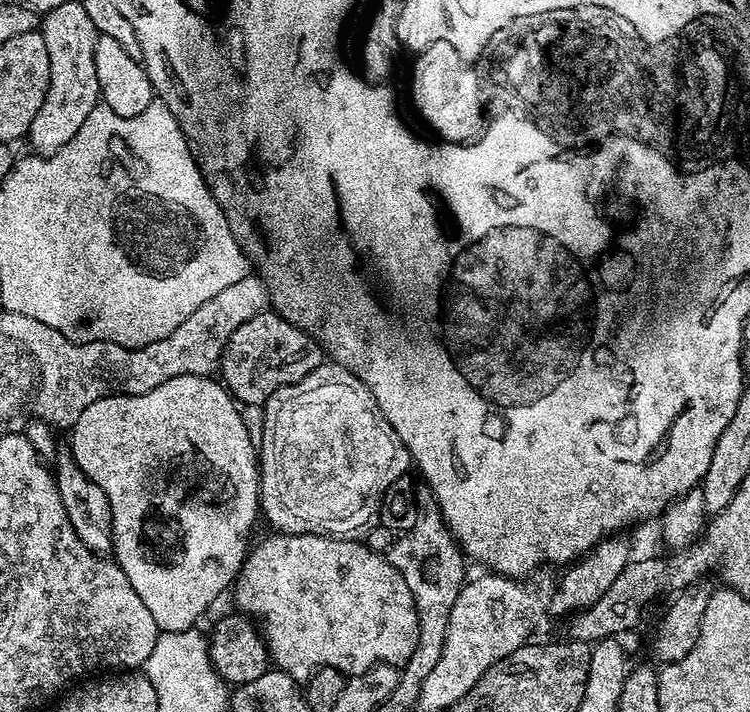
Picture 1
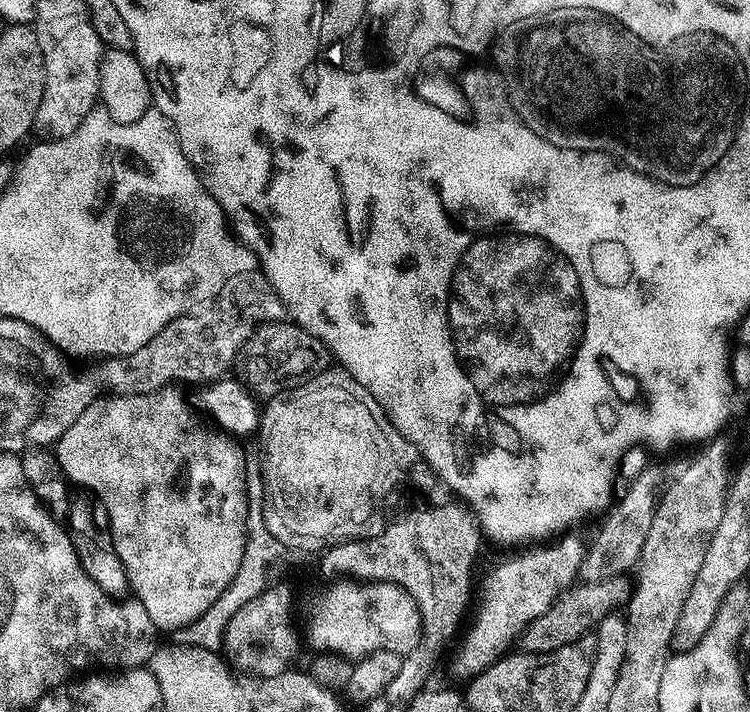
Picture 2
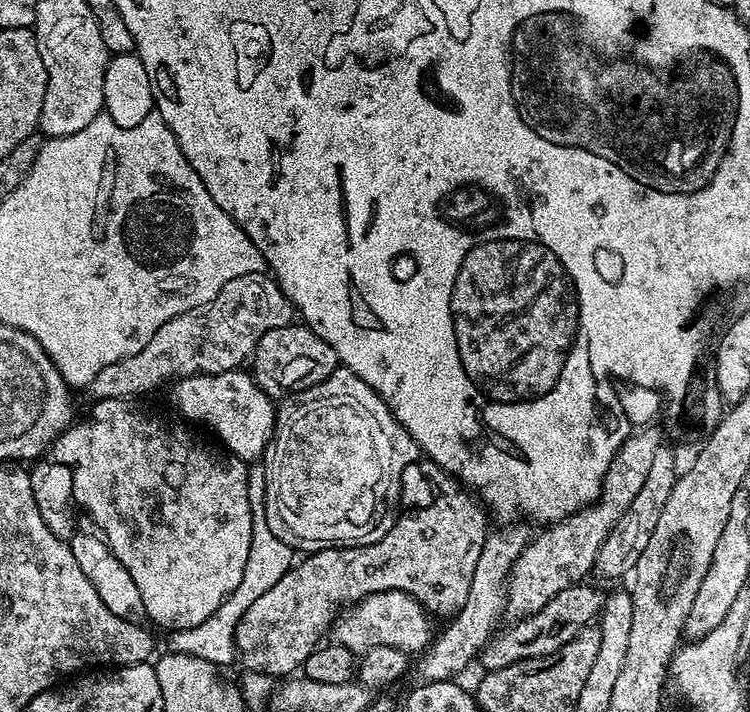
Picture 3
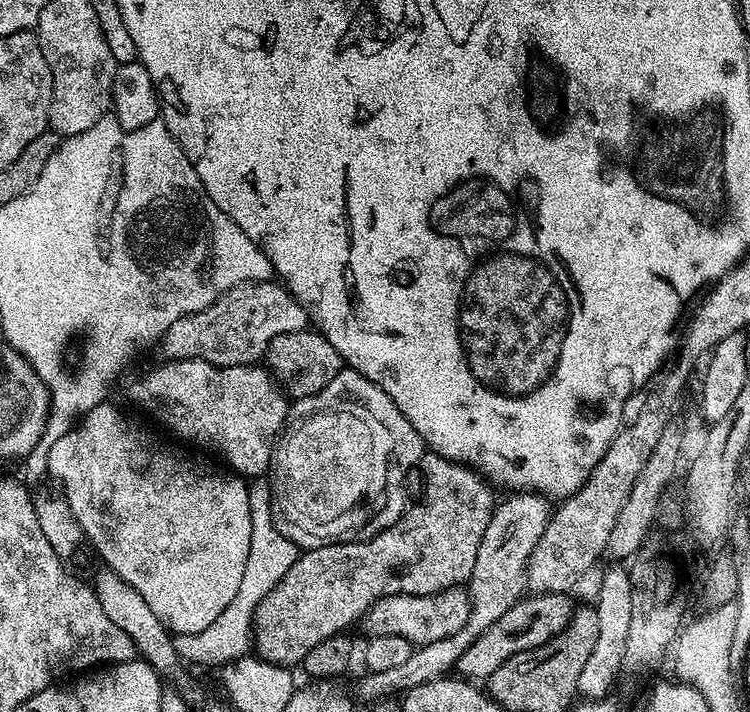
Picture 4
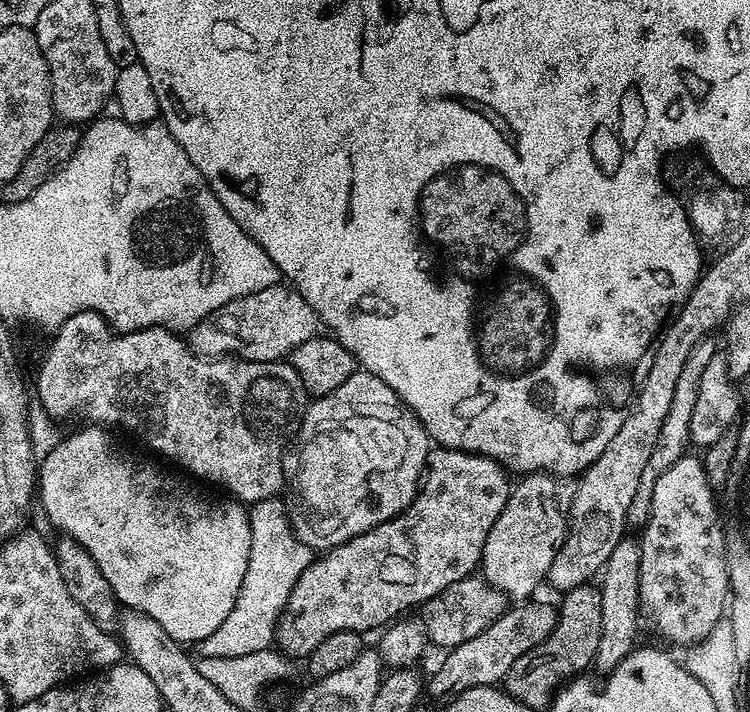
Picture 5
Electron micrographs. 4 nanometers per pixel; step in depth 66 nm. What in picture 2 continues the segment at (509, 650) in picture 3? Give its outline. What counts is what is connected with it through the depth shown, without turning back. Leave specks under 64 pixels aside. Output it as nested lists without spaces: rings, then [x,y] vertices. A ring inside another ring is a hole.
[[[629,575],[606,579],[596,584],[580,584],[562,592],[555,603],[529,626],[522,637],[527,652],[554,652],[567,644],[585,639],[608,615],[623,609],[632,597],[633,581]]]

